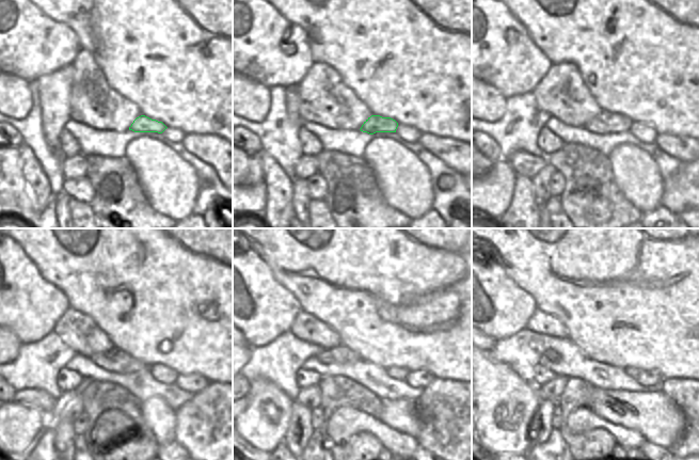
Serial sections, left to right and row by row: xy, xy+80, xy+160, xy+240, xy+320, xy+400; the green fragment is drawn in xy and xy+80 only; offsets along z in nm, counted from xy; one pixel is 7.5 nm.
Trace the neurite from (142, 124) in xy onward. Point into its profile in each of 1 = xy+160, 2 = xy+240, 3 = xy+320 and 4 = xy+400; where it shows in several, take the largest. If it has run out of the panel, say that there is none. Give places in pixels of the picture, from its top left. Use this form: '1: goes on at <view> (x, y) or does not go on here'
1: goes on at xy+160 (606, 123)
2: goes on at xy+240 (116, 361)
3: goes on at xy+320 (342, 354)
4: goes on at xy+400 (554, 357)

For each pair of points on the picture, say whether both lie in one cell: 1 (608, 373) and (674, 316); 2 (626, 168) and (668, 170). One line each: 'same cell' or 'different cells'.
1: different cells
2: different cells

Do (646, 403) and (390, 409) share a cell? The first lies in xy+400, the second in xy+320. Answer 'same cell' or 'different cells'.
same cell

